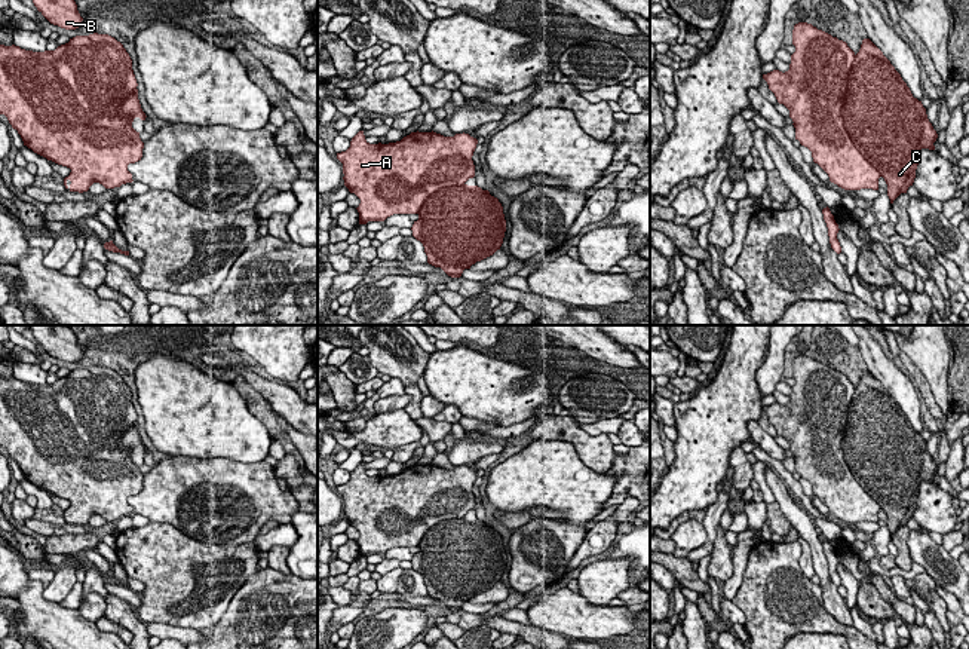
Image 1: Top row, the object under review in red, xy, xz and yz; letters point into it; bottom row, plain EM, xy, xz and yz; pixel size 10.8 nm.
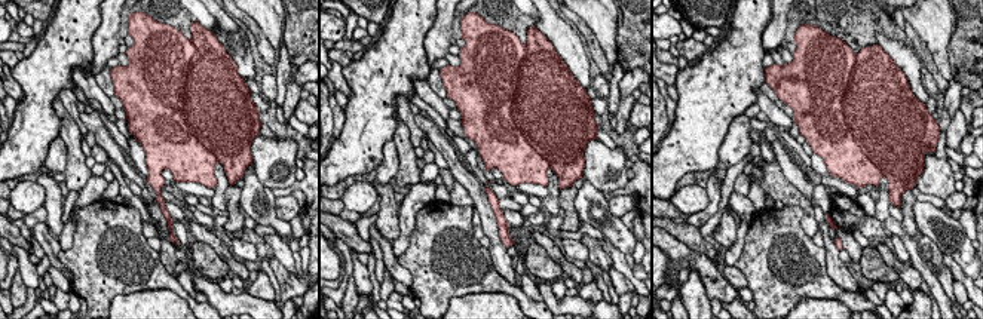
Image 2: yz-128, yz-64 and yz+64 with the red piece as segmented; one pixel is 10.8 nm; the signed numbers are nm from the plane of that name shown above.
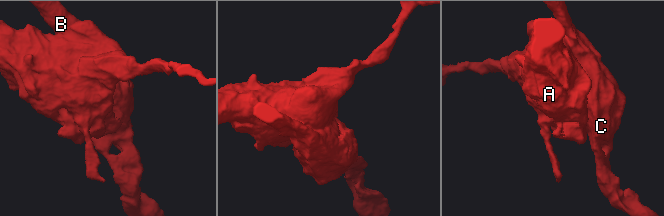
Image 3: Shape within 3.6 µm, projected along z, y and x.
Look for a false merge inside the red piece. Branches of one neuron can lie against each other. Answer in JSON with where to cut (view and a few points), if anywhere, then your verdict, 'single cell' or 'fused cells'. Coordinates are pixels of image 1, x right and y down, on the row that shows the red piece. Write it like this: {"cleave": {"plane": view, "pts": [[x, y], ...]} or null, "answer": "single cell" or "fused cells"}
{"cleave": {"plane": "yz", "pts": [[855, 55], [842, 101], [840, 132], [880, 175]]}, "answer": "fused cells"}

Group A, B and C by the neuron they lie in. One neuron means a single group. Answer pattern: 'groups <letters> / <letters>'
groups A / B C

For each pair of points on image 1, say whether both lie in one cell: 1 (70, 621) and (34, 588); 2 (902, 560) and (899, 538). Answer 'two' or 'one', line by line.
1: one
2: one

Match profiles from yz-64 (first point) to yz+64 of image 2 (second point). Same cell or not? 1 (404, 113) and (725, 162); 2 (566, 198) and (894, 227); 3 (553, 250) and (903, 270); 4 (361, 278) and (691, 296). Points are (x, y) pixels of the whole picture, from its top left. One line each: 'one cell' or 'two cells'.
1: one cell
2: two cells
3: one cell
4: one cell

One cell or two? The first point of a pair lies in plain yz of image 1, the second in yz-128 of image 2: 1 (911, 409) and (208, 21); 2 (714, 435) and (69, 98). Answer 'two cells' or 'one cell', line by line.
1: two cells
2: two cells

